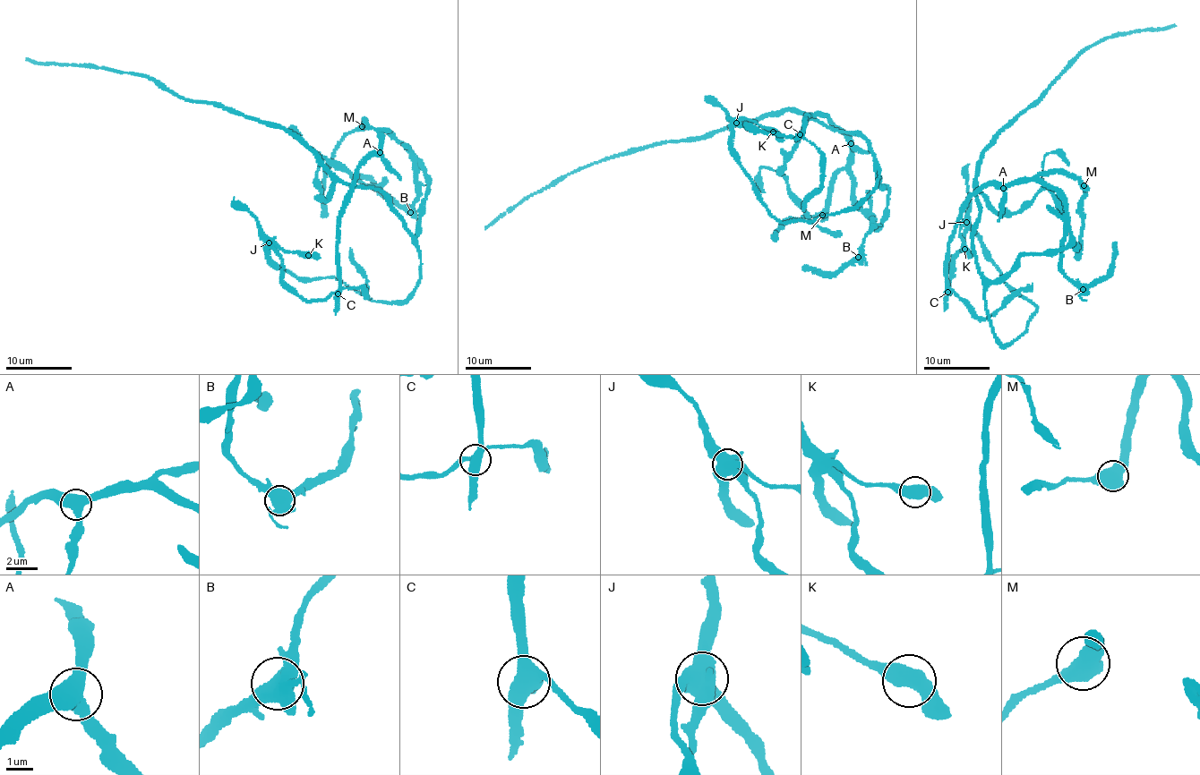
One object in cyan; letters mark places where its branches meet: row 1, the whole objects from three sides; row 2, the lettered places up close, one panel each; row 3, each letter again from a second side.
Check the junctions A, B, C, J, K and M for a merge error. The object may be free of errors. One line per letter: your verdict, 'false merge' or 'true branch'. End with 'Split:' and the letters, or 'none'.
A: true branch
B: true branch
C: true branch
J: false merge
K: true branch
M: true branch
Split: J

